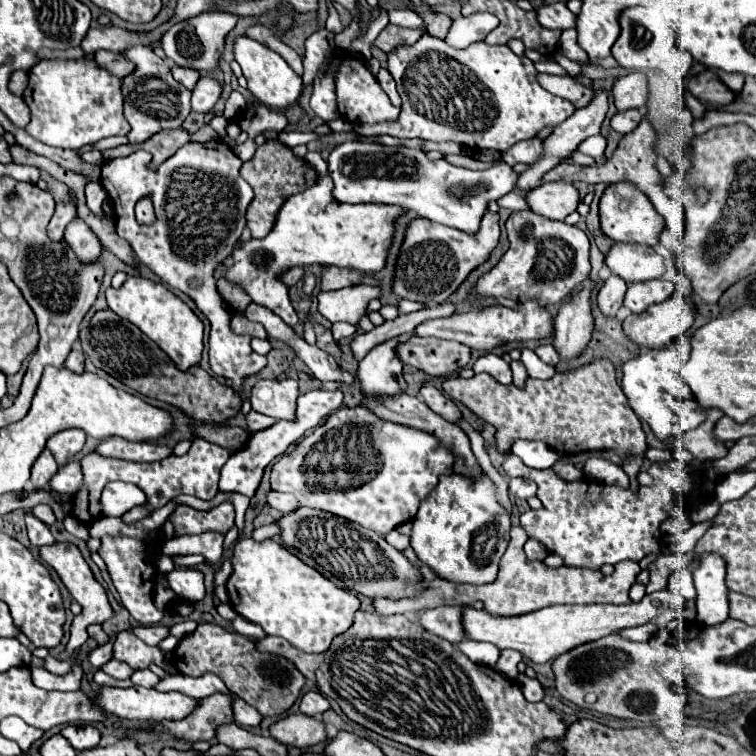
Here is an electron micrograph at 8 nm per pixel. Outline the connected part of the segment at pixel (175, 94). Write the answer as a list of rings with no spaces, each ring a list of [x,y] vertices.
[[[135,45],[125,51],[125,57],[129,61],[135,61],[137,69],[131,73],[131,77],[123,79],[123,99],[125,99],[125,117],[131,125],[129,131],[129,143],[143,143],[155,133],[163,129],[177,129],[183,125],[187,115],[191,113],[191,91],[179,85],[171,77],[169,65],[155,55],[155,51],[147,45]]]

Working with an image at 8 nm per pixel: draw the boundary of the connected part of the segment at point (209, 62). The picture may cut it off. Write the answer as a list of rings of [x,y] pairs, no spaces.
[[[227,11],[199,13],[197,17],[185,19],[185,21],[173,25],[169,31],[163,33],[163,37],[161,37],[163,51],[165,51],[165,55],[167,55],[167,59],[171,63],[181,65],[181,67],[197,69],[201,73],[207,73],[213,67],[217,67],[223,45],[225,45],[225,35],[235,27],[235,23],[237,23],[237,15],[227,13]]]

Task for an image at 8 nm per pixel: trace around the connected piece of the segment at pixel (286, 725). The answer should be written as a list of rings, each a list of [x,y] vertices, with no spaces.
[[[289,715],[273,723],[271,737],[289,747],[311,747],[329,739],[323,721],[317,721],[309,715]]]

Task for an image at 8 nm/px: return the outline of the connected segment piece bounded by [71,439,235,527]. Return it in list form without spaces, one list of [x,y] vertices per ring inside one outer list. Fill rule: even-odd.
[[[193,439],[191,449],[183,457],[171,455],[171,457],[159,461],[159,463],[133,463],[133,461],[103,457],[99,453],[89,453],[81,459],[83,483],[71,499],[71,503],[73,503],[71,515],[87,527],[93,521],[101,519],[103,517],[101,491],[109,481],[135,483],[139,489],[143,489],[149,503],[167,503],[181,493],[195,495],[203,501],[211,501],[217,495],[217,483],[219,483],[221,467],[231,457],[231,453],[235,453],[235,449],[225,449],[221,445],[215,445],[215,443],[209,443],[209,441],[203,441],[203,439]]]

